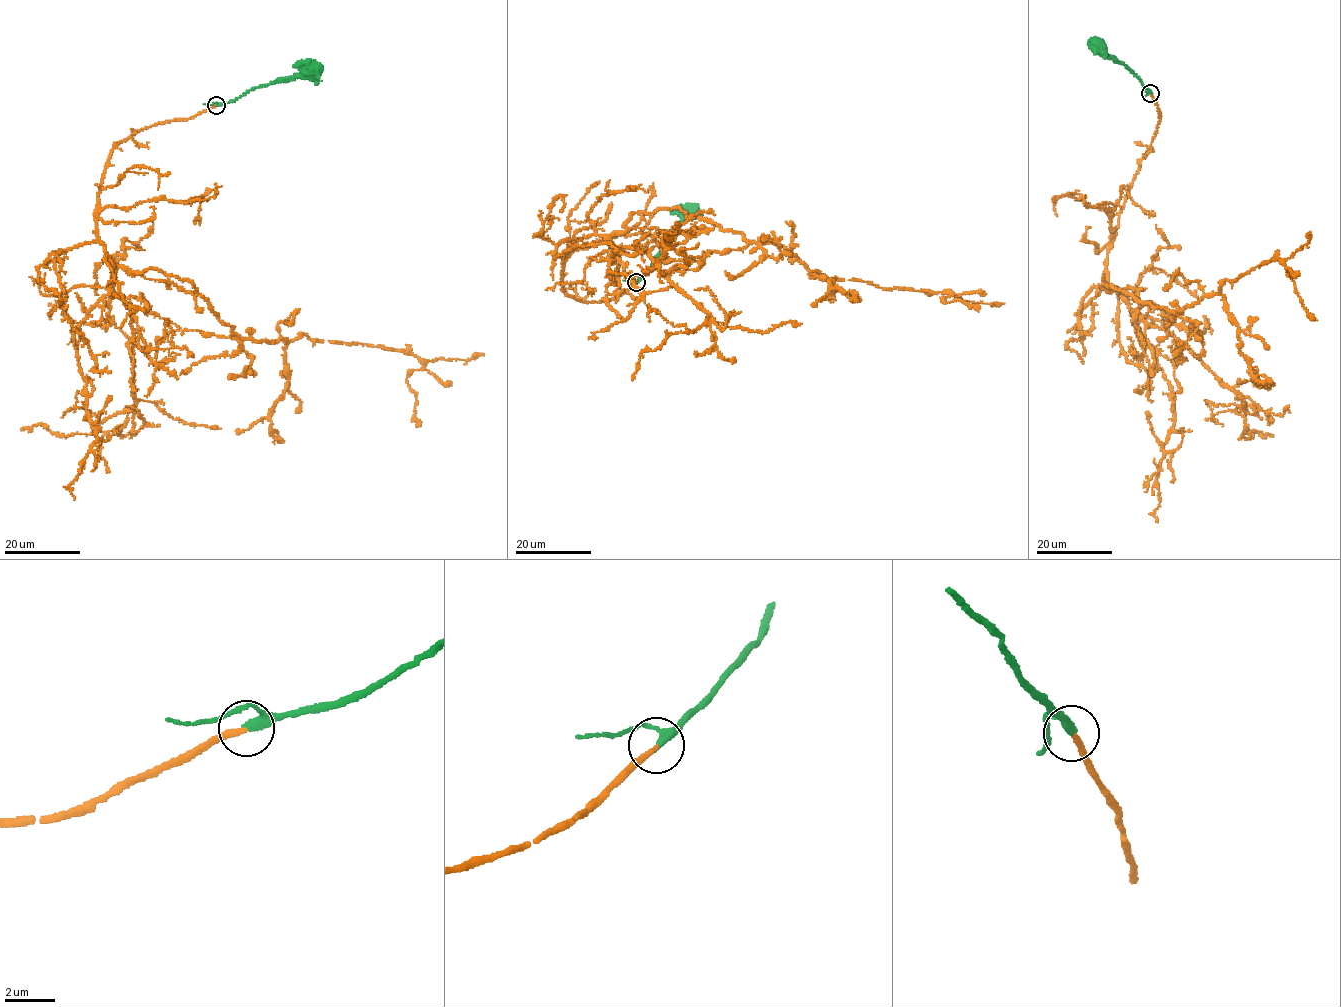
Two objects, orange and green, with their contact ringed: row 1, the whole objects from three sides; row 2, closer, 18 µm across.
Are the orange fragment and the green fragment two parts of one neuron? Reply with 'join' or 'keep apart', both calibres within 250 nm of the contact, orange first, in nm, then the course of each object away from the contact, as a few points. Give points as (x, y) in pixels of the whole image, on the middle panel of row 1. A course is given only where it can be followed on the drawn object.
join; 240 nm thick on the orange side, 260 nm on the other; orange runs (636, 282), (582, 302), (563, 290), (563, 262), (579, 239), (677, 208), (829, 278), (949, 291), (979, 311); green runs (636, 282), (691, 213)

